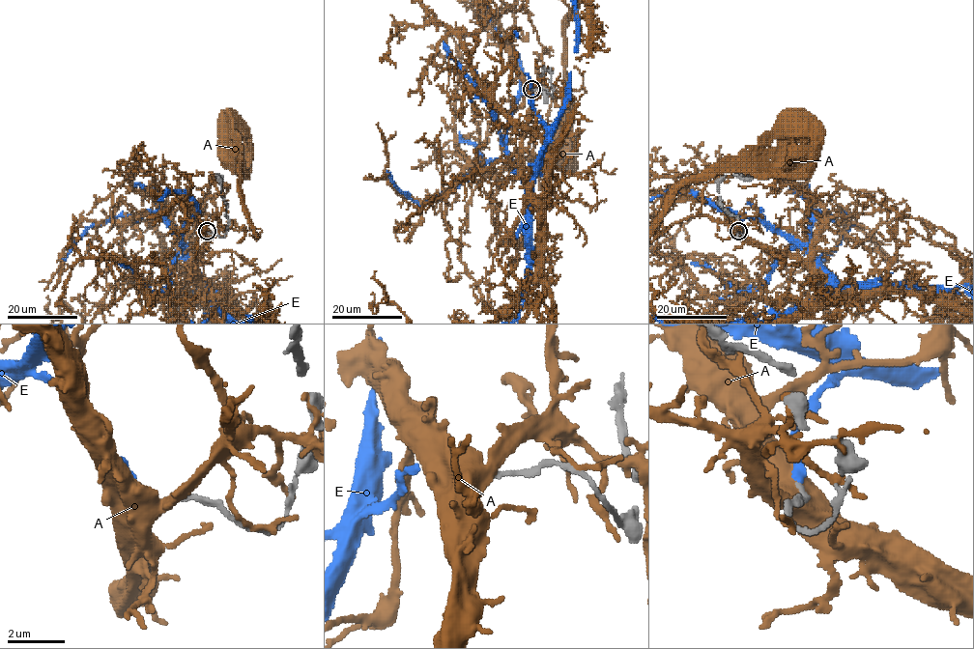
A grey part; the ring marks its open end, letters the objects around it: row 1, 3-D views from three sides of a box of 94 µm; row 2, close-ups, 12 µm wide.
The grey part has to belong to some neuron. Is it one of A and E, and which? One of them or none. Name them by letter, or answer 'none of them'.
E

